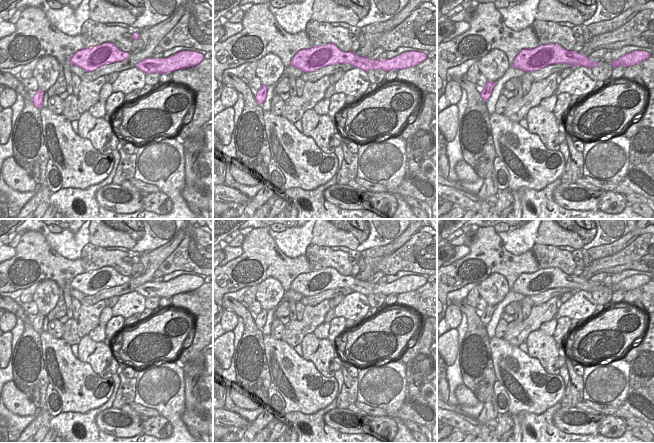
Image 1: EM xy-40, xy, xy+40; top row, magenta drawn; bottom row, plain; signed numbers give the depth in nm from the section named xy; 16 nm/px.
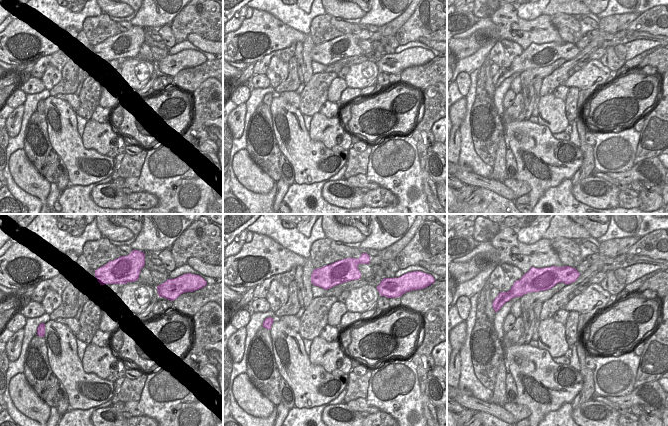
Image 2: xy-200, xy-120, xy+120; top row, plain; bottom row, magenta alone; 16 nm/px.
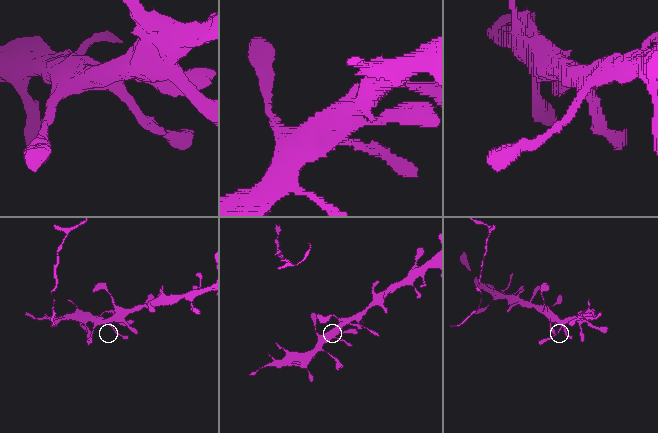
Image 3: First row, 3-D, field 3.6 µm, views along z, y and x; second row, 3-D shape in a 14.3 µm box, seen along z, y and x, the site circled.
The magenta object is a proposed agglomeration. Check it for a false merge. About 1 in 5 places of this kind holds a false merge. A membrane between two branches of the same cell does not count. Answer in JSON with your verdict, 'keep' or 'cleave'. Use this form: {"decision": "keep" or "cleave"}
{"decision": "keep"}

